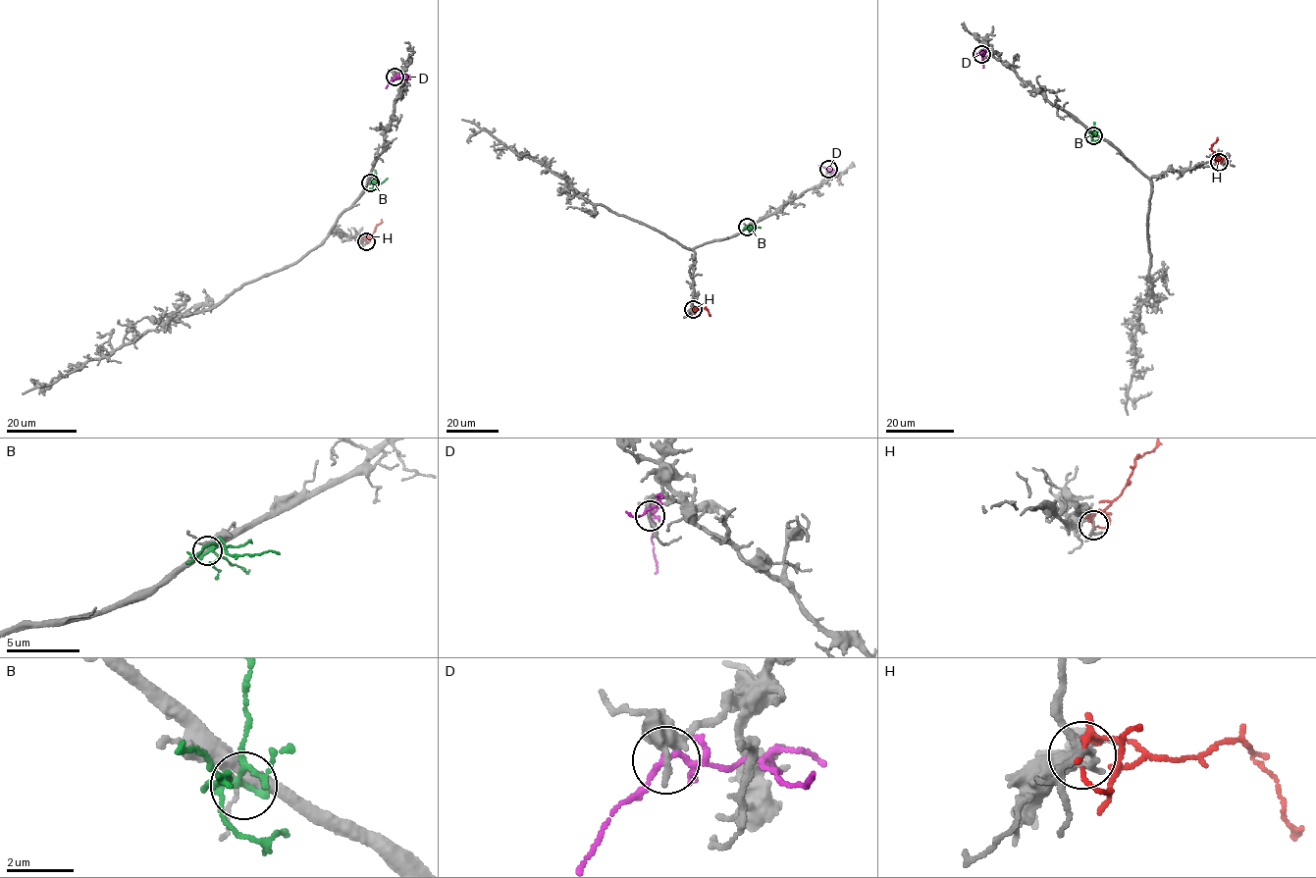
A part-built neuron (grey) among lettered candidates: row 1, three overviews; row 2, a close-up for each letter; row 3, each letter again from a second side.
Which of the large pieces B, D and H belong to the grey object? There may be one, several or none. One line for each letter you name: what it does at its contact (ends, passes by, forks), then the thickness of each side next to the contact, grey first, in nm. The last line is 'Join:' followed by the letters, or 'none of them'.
B: It forks there. Thickness 280 nm (grey) against 160 nm
Join: B

